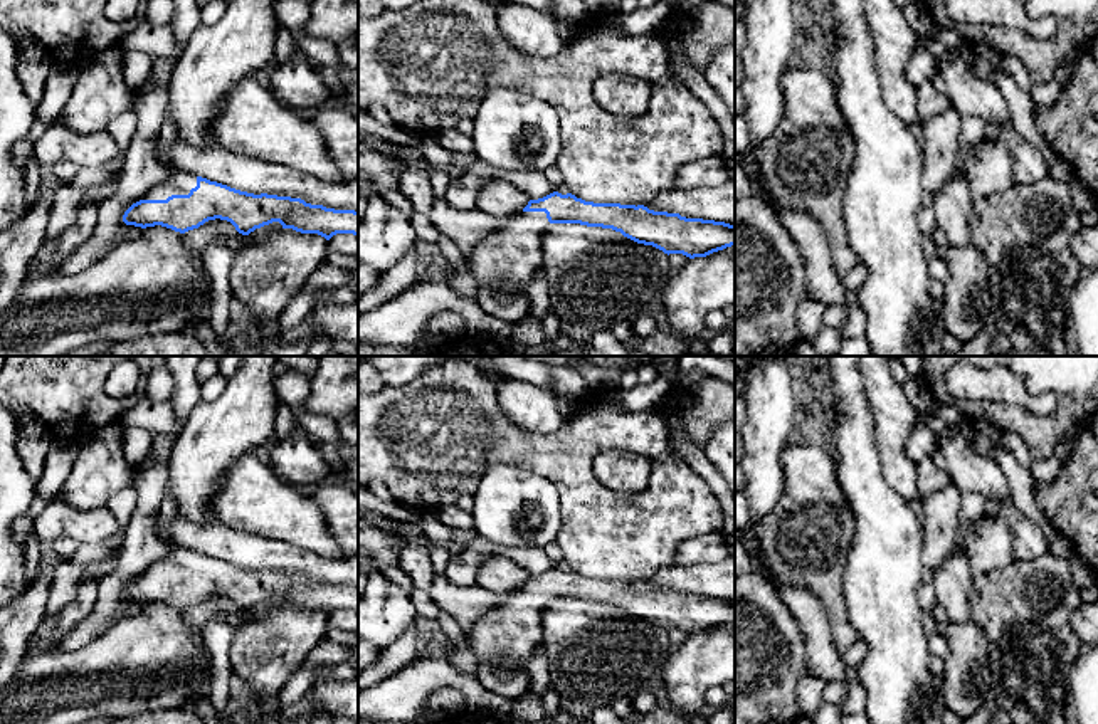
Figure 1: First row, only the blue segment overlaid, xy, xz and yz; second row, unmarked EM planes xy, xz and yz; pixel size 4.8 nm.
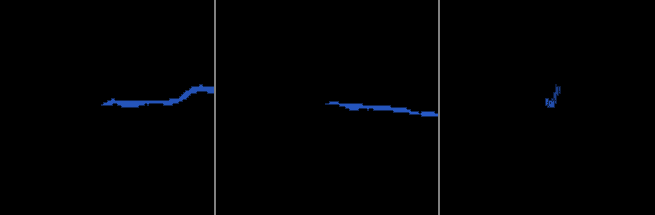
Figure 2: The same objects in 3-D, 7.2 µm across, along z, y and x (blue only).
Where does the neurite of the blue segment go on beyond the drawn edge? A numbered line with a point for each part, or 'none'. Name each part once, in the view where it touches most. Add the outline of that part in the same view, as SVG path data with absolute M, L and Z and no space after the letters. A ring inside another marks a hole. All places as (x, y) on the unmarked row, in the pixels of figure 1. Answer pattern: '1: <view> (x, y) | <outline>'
1: xy (180, 558) | M172 546L170 554L155 563L141 576L166 576L172 571L188 571L197 563L197 553L182 546Z

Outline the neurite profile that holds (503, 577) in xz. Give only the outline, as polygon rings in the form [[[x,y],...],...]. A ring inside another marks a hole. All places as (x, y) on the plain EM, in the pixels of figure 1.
[[[493,554],[478,571],[476,585],[493,591],[496,596],[508,596],[523,588],[531,574],[513,559]]]

